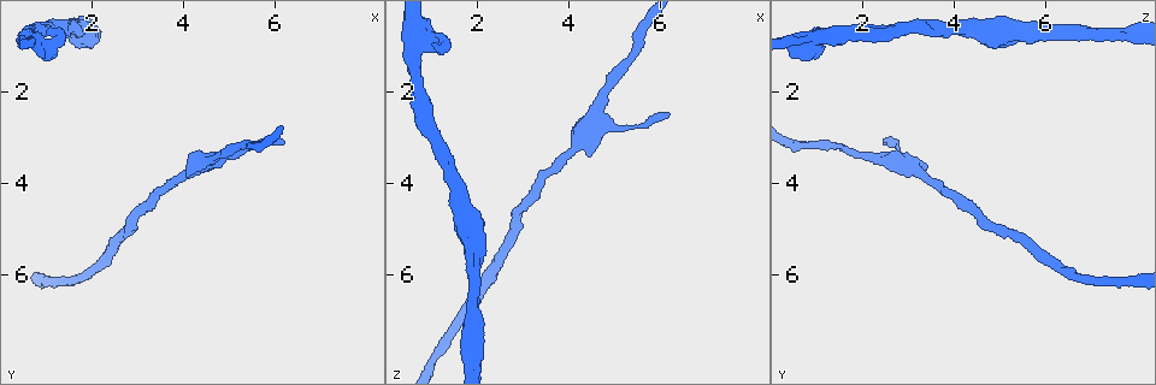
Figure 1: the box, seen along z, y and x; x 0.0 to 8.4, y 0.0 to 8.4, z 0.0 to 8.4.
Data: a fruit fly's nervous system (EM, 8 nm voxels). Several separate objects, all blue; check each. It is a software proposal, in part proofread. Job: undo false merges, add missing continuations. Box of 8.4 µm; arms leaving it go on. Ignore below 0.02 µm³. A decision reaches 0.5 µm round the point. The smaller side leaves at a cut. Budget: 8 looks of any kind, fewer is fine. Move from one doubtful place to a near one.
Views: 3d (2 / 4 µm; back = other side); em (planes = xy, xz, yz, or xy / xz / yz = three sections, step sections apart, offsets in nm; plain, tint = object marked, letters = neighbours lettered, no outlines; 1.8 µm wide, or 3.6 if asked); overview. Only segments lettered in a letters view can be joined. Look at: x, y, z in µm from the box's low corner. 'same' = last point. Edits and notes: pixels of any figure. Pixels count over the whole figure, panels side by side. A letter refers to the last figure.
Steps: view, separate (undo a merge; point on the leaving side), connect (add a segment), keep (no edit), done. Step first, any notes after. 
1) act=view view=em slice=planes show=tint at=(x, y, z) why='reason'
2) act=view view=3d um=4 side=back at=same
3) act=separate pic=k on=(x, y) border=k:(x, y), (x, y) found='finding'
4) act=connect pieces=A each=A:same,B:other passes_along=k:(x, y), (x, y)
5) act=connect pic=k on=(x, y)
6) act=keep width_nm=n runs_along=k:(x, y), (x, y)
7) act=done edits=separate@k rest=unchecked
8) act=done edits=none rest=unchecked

act=view view=3d um=2 at=(6.20, 3.20, 2.50) why='free end'

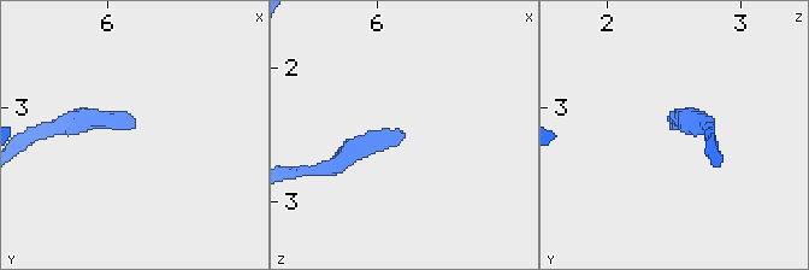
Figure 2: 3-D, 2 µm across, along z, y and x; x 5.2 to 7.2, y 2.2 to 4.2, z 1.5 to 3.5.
act=view view=em slice=planes show=tint at=(6.18, 3.14, 2.46)

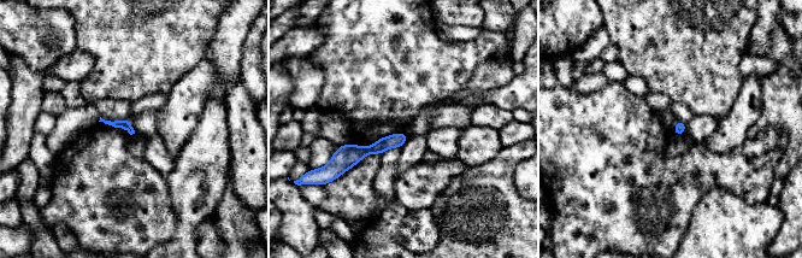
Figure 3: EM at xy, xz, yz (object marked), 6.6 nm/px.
act=view view=em slice=planes show=letters at=same why='what lies round it'

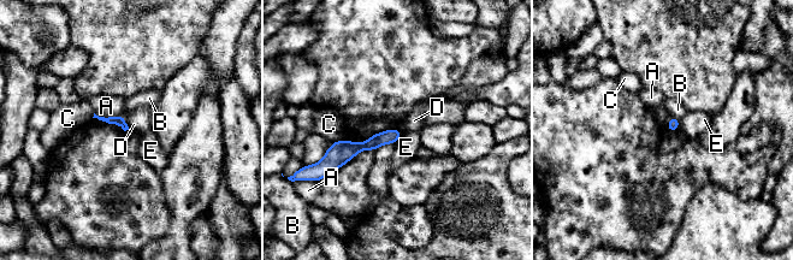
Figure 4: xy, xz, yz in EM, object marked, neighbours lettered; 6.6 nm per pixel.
act=keep each=A:other,B:other,C:other,D:other,E:other border=4:(124, 114), (124, 120), (129, 129) found='none of them fits'

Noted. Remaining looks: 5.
act=view view=em slice=xz step=16 show=tint at=(4.40, 3.50, 2.85)

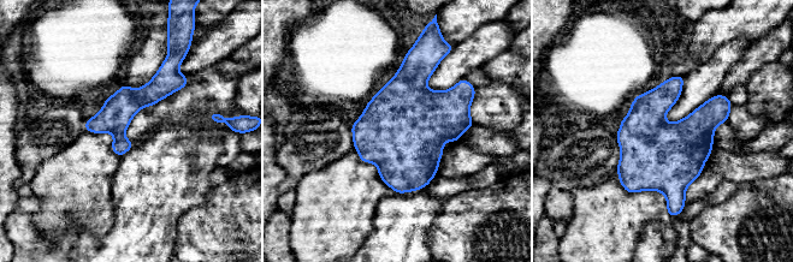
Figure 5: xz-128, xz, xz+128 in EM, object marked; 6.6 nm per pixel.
act=view view=em slice=planes show=letters at=same why='another direction'

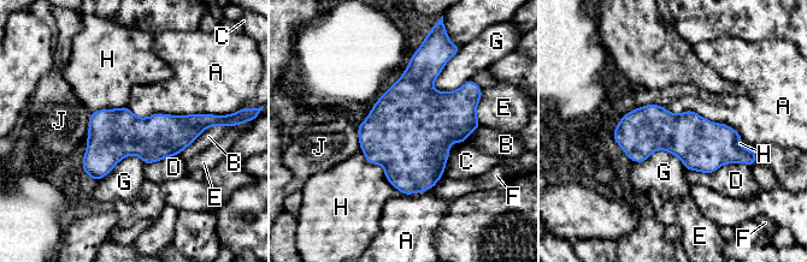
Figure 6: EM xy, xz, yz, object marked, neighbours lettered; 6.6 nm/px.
act=keep width_nm=320 each=A:other,B:other,C:other,D:other,E:other,F:other,G:other,H:other,J:other found='continuous, no second cell'

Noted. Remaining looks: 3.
act=view view=em slice=planes show=letters at=(1.05, 1.35, 0.70) why='free end'

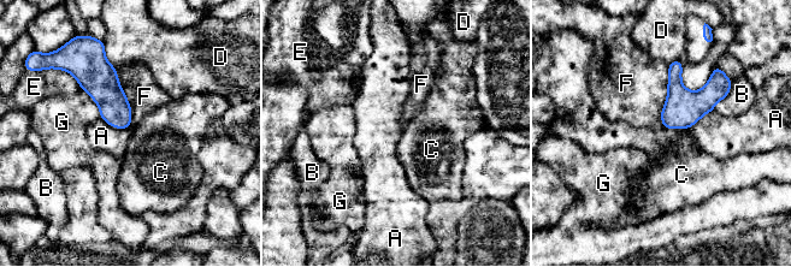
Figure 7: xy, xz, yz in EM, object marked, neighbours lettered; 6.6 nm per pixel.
act=keep longest_contact=F:420nm each=A:other,B:other,C:other,D:other,E:other,F:other,G:other border=7:(713, 110), (688, 128), (665, 129) found='no lettered segment goes on from it'

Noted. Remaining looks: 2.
act=done edits=none rest=unchecked

